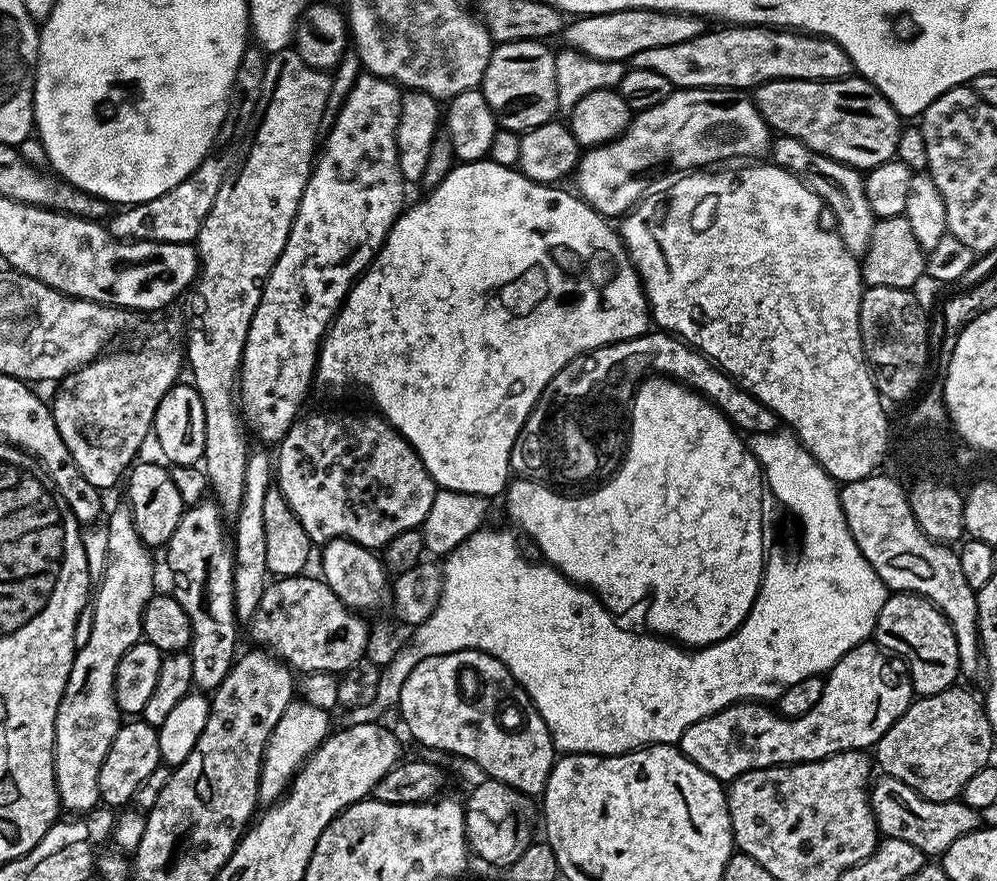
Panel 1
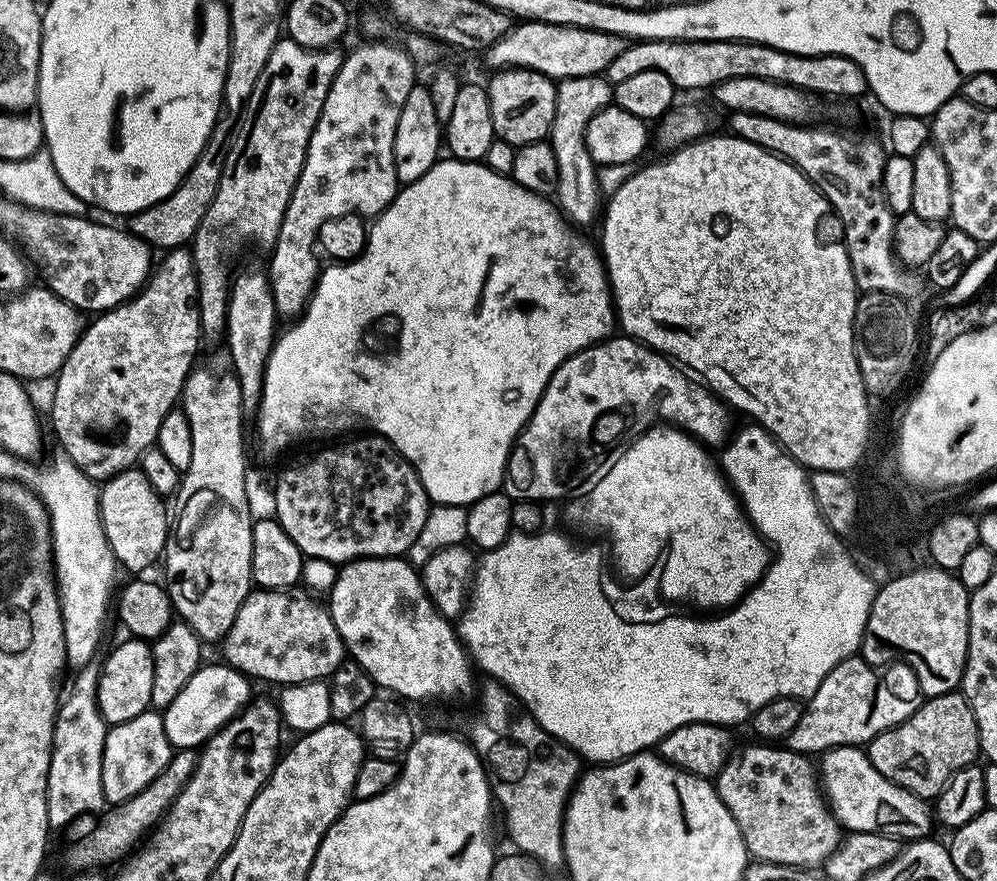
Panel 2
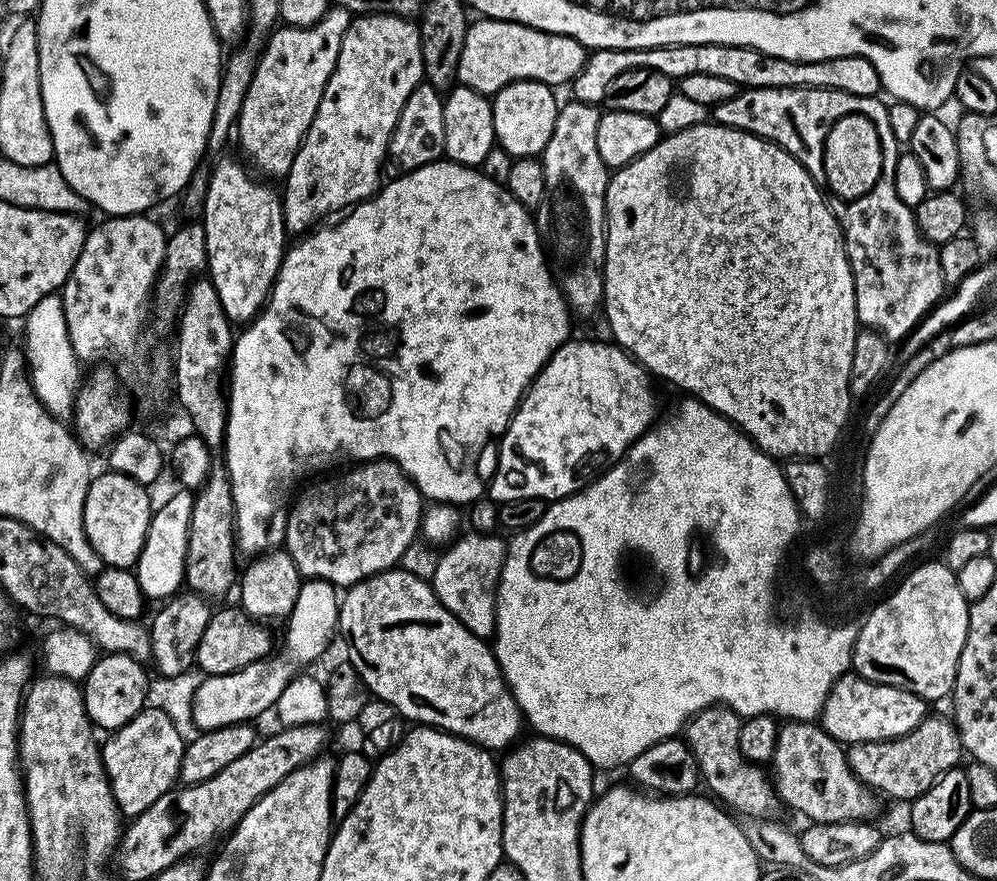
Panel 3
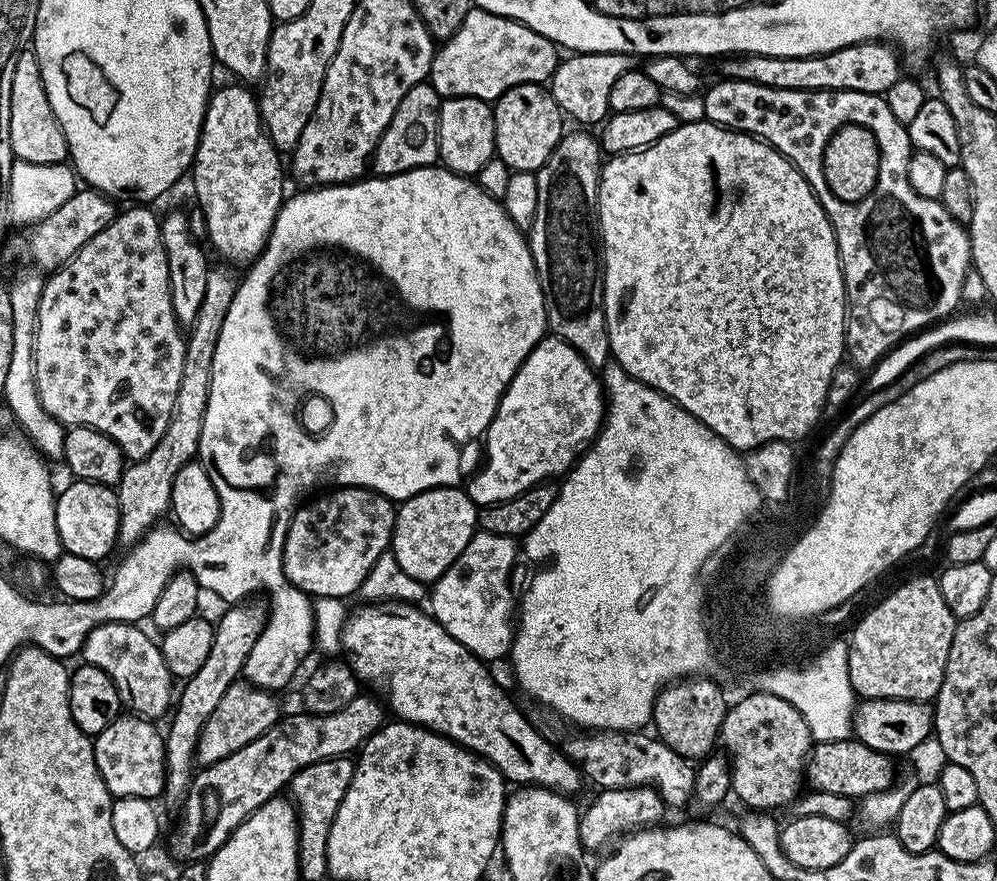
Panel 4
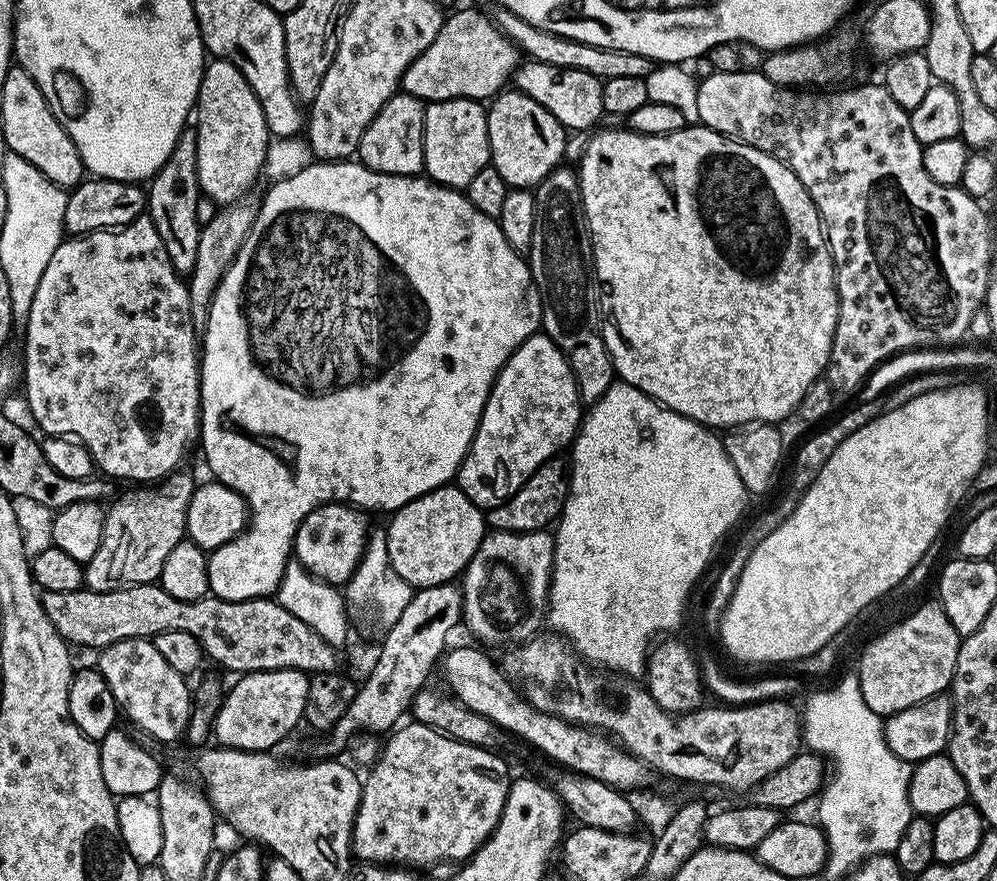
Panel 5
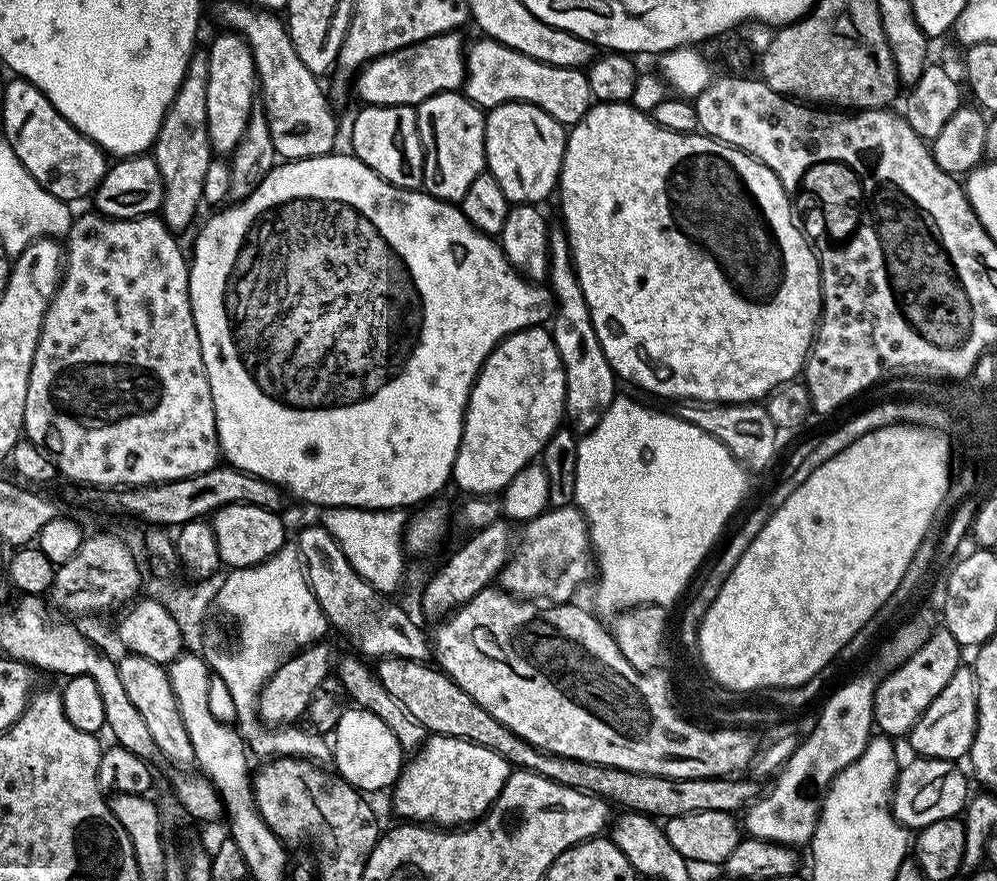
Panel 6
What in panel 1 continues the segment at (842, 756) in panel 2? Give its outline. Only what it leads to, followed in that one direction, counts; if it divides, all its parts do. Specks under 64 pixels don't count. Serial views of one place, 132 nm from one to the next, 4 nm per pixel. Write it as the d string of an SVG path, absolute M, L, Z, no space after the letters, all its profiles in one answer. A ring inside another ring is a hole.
M881 775L879 779L877 784L875 781L871 785L870 799L877 829L885 837L902 838L902 842L918 846L918 850L925 854L943 854L951 844L958 842L958 838L962 838L962 834L970 834L981 827L981 813L959 799L947 800L944 804L930 802L922 798L922 794L910 790L906 782L898 782L898 778Z

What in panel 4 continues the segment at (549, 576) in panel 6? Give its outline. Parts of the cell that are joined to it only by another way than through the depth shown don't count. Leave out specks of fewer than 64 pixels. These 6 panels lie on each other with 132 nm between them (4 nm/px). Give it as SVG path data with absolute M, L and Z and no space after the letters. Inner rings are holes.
M483 530L477 531L472 541L466 546L458 558L450 566L448 570L430 588L430 600L432 596L432 608L430 607L430 615L433 620L437 620L444 629L450 634L450 638L454 638L462 646L466 646L466 650L470 650L477 658L485 662L491 660L500 660L509 655L514 643L514 608L512 612L512 588L508 583L512 580L512 567L516 564L516 544L517 541L510 536L499 536L498 533L486 532Z

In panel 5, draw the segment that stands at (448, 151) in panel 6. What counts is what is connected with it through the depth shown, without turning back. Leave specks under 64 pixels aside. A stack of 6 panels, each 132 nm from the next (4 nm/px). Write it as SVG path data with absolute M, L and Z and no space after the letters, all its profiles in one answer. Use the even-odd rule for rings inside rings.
M434 100L424 110L424 172L427 179L435 180L438 184L445 184L448 188L467 190L472 179L490 163L492 151L490 150L490 138L488 137L488 113L485 105L479 100Z

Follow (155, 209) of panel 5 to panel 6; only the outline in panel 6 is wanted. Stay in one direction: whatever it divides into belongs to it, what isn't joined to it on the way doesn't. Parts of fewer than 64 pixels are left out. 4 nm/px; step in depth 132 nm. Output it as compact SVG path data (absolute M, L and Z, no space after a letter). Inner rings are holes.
M193 51L182 78L182 86L178 86L178 94L174 94L174 102L170 102L156 135L156 142L150 149L150 155L158 162L158 174L162 174L164 187L159 215L174 234L186 231L196 211L202 208L206 170L214 159L206 126L206 86L209 82L207 51Z

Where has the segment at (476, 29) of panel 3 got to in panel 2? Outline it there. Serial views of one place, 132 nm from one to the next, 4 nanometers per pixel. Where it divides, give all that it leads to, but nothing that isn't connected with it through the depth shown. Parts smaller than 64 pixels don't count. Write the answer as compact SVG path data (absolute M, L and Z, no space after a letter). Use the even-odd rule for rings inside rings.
M542 20L517 23L498 42L483 53L492 70L529 68L559 82L575 76L599 76L607 73L610 62L622 54L625 37L593 28L573 28L570 24L545 24Z

